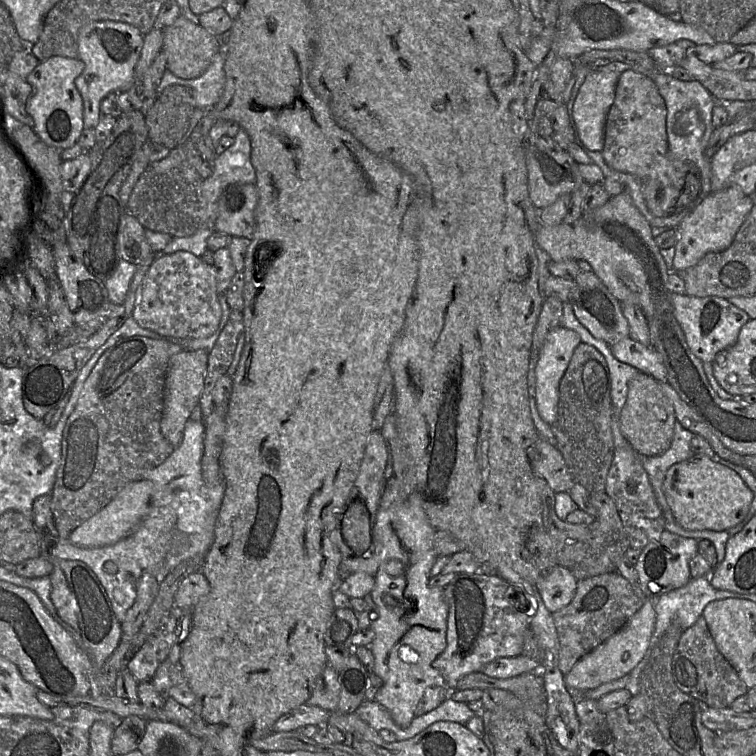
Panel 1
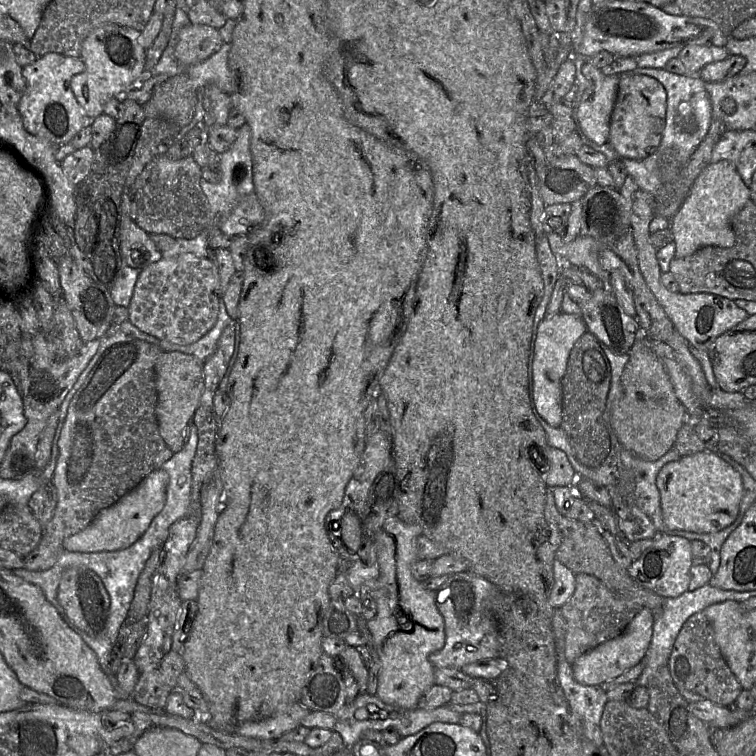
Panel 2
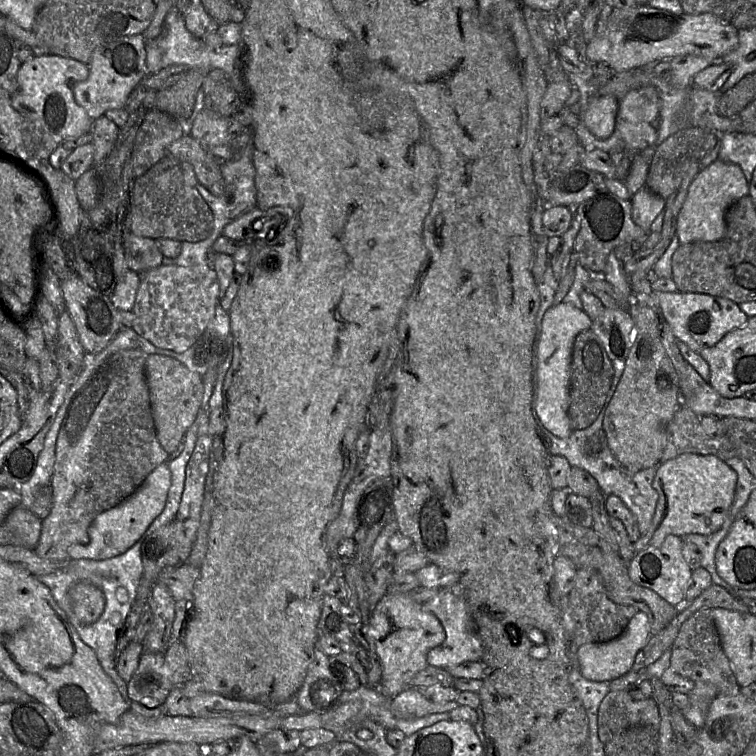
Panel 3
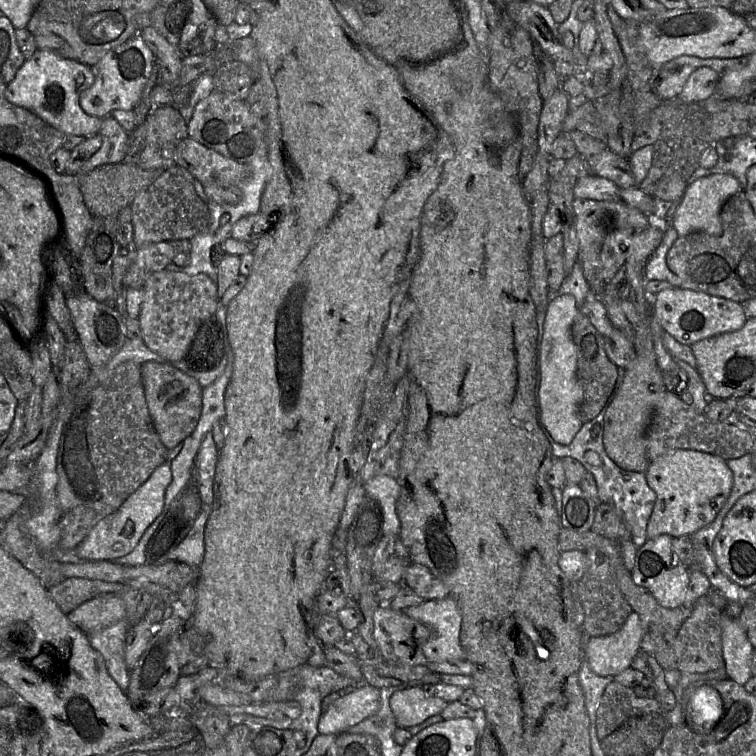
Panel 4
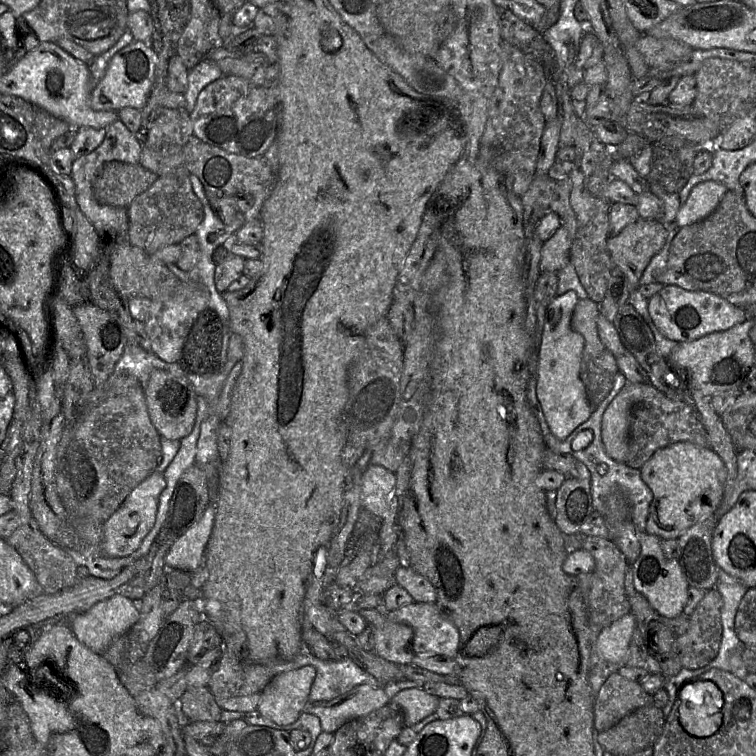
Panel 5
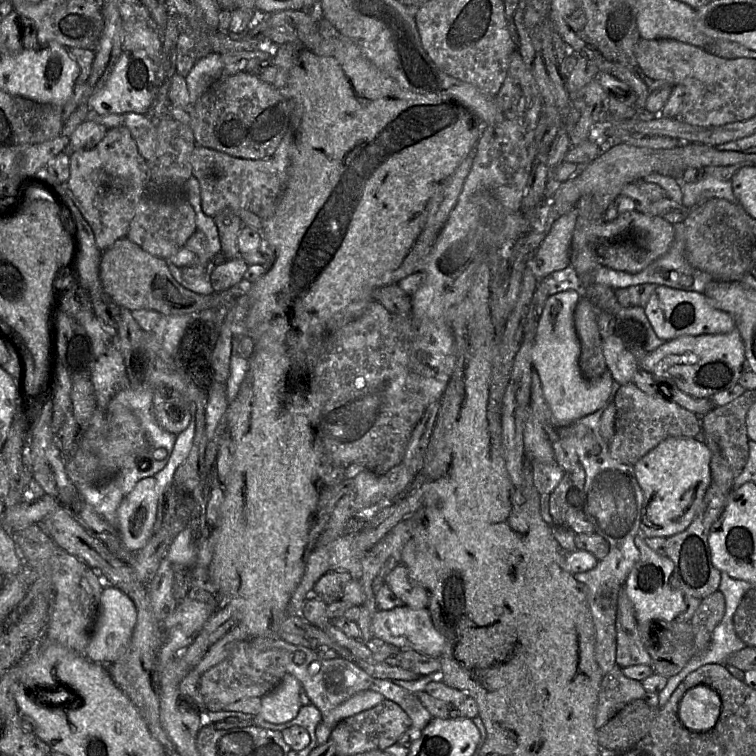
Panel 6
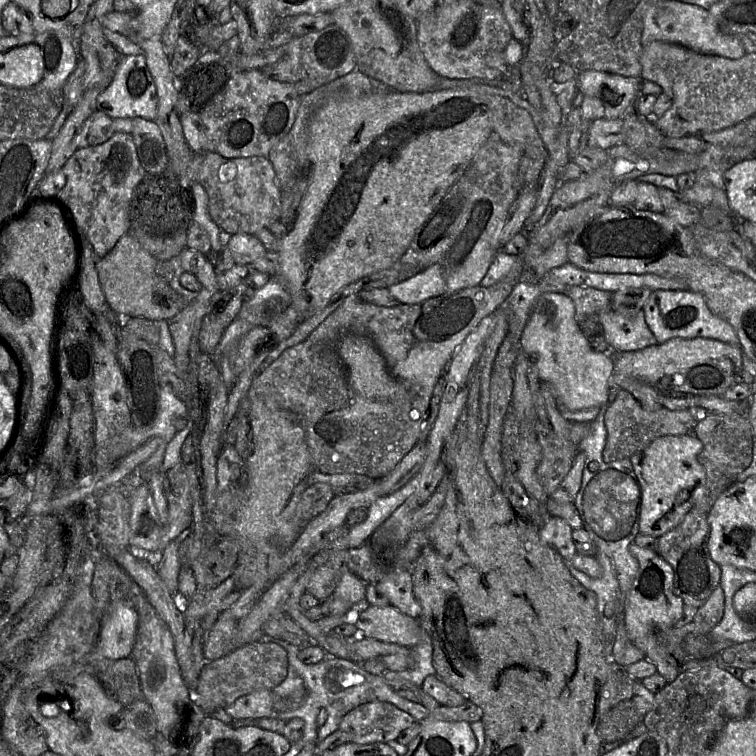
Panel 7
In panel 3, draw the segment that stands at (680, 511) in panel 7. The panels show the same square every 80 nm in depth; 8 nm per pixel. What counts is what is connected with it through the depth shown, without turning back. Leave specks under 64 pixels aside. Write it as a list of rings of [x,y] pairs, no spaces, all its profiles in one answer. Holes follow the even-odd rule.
[[[684,453],[661,463],[652,483],[659,495],[656,510],[646,534],[634,542],[635,553],[660,545],[668,535],[707,535],[718,531],[729,514],[736,484],[737,473],[714,455]]]

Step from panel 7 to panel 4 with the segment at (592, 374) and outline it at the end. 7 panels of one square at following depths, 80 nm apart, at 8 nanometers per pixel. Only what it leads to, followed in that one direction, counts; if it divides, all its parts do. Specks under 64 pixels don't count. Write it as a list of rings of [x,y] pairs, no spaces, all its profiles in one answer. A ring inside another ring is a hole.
[[[554,294],[548,303],[543,337],[538,347],[539,421],[557,443],[564,445],[572,442],[584,424],[579,416],[584,394],[576,375],[577,351],[572,339],[572,325],[579,312],[573,295]]]

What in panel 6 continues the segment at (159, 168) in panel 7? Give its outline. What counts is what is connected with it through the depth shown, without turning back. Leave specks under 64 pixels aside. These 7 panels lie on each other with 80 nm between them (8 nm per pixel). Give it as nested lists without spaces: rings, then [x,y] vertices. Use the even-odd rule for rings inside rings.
[[[128,112],[123,114],[124,125],[134,138],[138,152],[147,161],[153,162],[157,147],[156,125],[143,114]]]

